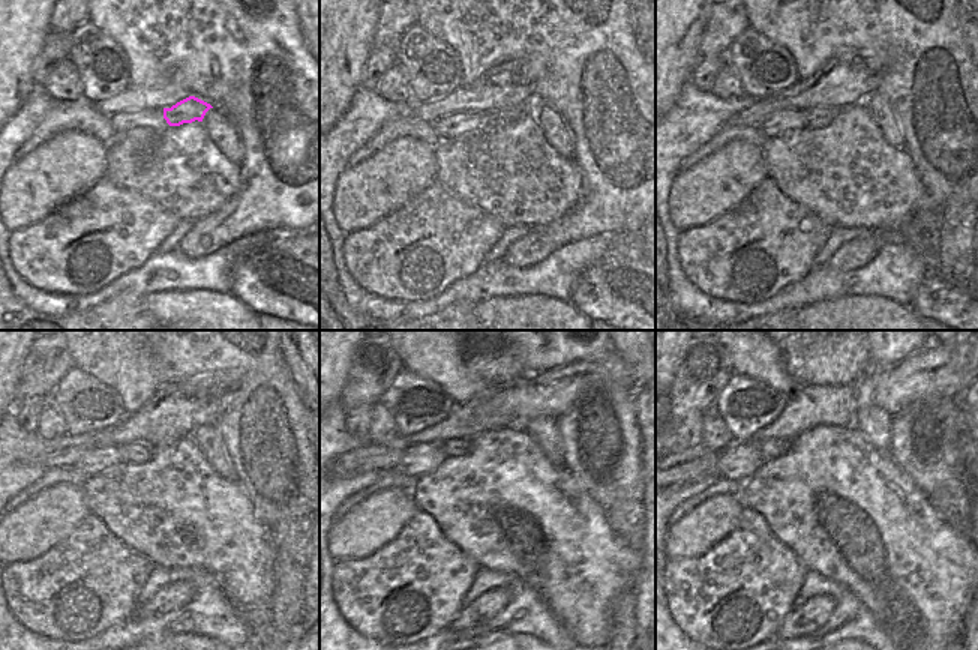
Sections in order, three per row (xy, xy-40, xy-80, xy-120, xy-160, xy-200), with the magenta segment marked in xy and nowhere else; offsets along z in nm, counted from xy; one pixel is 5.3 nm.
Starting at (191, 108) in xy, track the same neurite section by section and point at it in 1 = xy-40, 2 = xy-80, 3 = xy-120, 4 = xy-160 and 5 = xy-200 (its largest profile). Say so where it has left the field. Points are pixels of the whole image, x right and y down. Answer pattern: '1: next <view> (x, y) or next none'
1: next xy-40 (503, 116)
2: next xy-80 (818, 117)
3: next xy-120 (138, 452)
4: next xy-160 (456, 446)
5: next xy-200 (773, 448)

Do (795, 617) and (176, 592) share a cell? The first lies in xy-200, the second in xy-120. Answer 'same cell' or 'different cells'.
same cell

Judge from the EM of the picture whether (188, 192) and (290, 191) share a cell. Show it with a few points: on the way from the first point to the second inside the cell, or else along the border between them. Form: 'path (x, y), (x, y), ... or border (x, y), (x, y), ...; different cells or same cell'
border (242, 165), (239, 188), (218, 209), (207, 215); different cells

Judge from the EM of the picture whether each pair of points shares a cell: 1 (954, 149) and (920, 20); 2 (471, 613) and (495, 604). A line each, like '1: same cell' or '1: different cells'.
1: same cell
2: same cell

